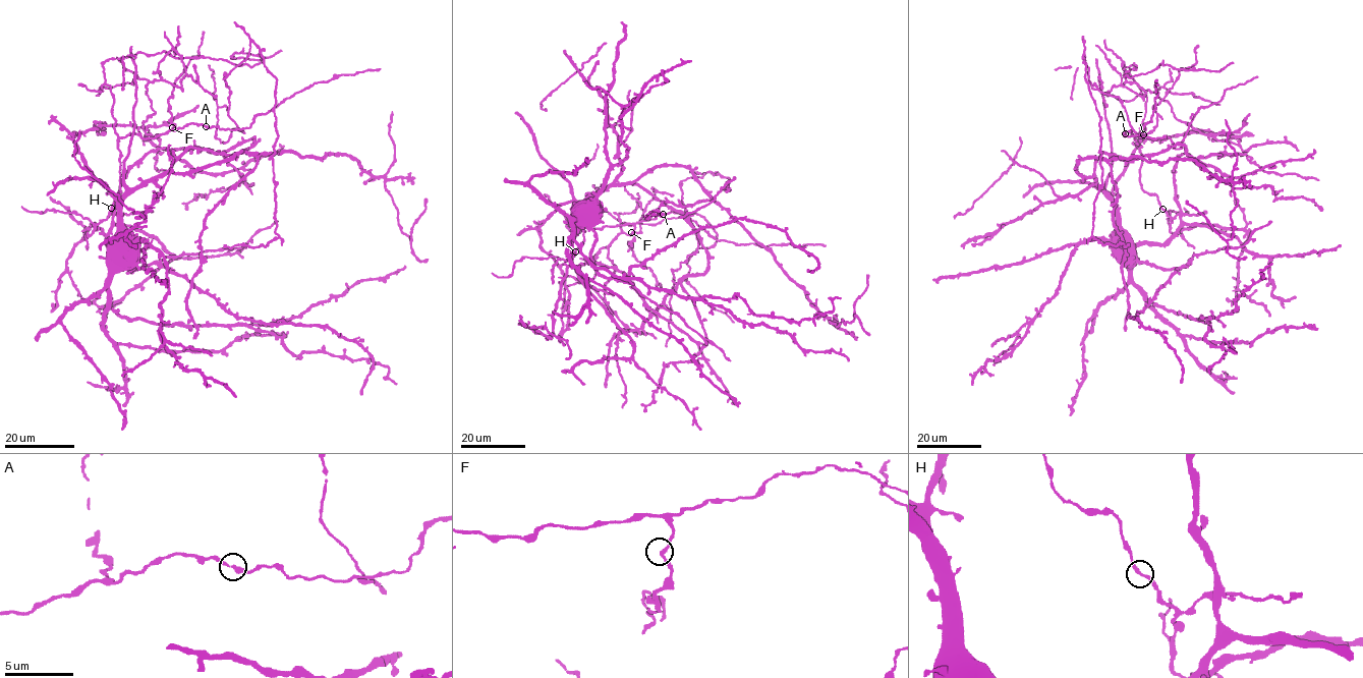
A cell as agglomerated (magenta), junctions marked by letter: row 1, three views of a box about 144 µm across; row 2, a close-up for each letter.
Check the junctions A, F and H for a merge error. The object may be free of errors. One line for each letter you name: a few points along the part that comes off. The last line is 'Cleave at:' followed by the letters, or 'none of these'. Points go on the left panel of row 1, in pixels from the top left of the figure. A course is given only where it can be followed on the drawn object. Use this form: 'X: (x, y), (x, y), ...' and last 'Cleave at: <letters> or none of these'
Cleave at: none of these

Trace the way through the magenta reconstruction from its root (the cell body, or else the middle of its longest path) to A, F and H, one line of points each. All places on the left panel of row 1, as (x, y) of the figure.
A: (129, 247), (107, 239), (107, 216), (120, 191), (118, 139), (206, 126)
F: (129, 247), (107, 239), (107, 216), (120, 191), (117, 140), (131, 133), (155, 138), (172, 127)
H: (129, 247), (108, 245), (107, 233), (113, 215), (107, 216), (111, 208)

